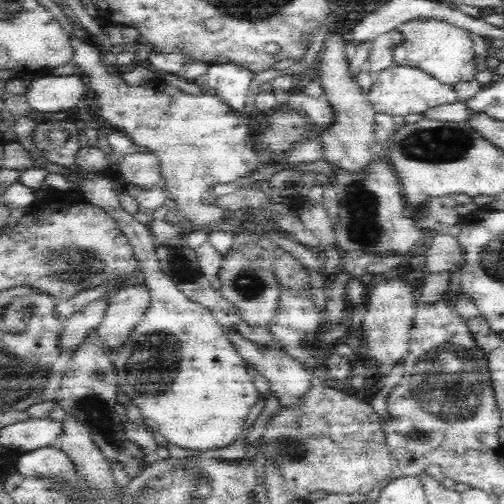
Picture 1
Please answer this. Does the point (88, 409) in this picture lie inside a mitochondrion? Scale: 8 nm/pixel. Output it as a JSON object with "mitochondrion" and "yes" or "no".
{"mitochondrion":"yes"}

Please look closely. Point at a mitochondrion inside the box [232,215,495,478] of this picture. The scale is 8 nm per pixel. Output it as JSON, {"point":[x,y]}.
{"point":[444,391]}

